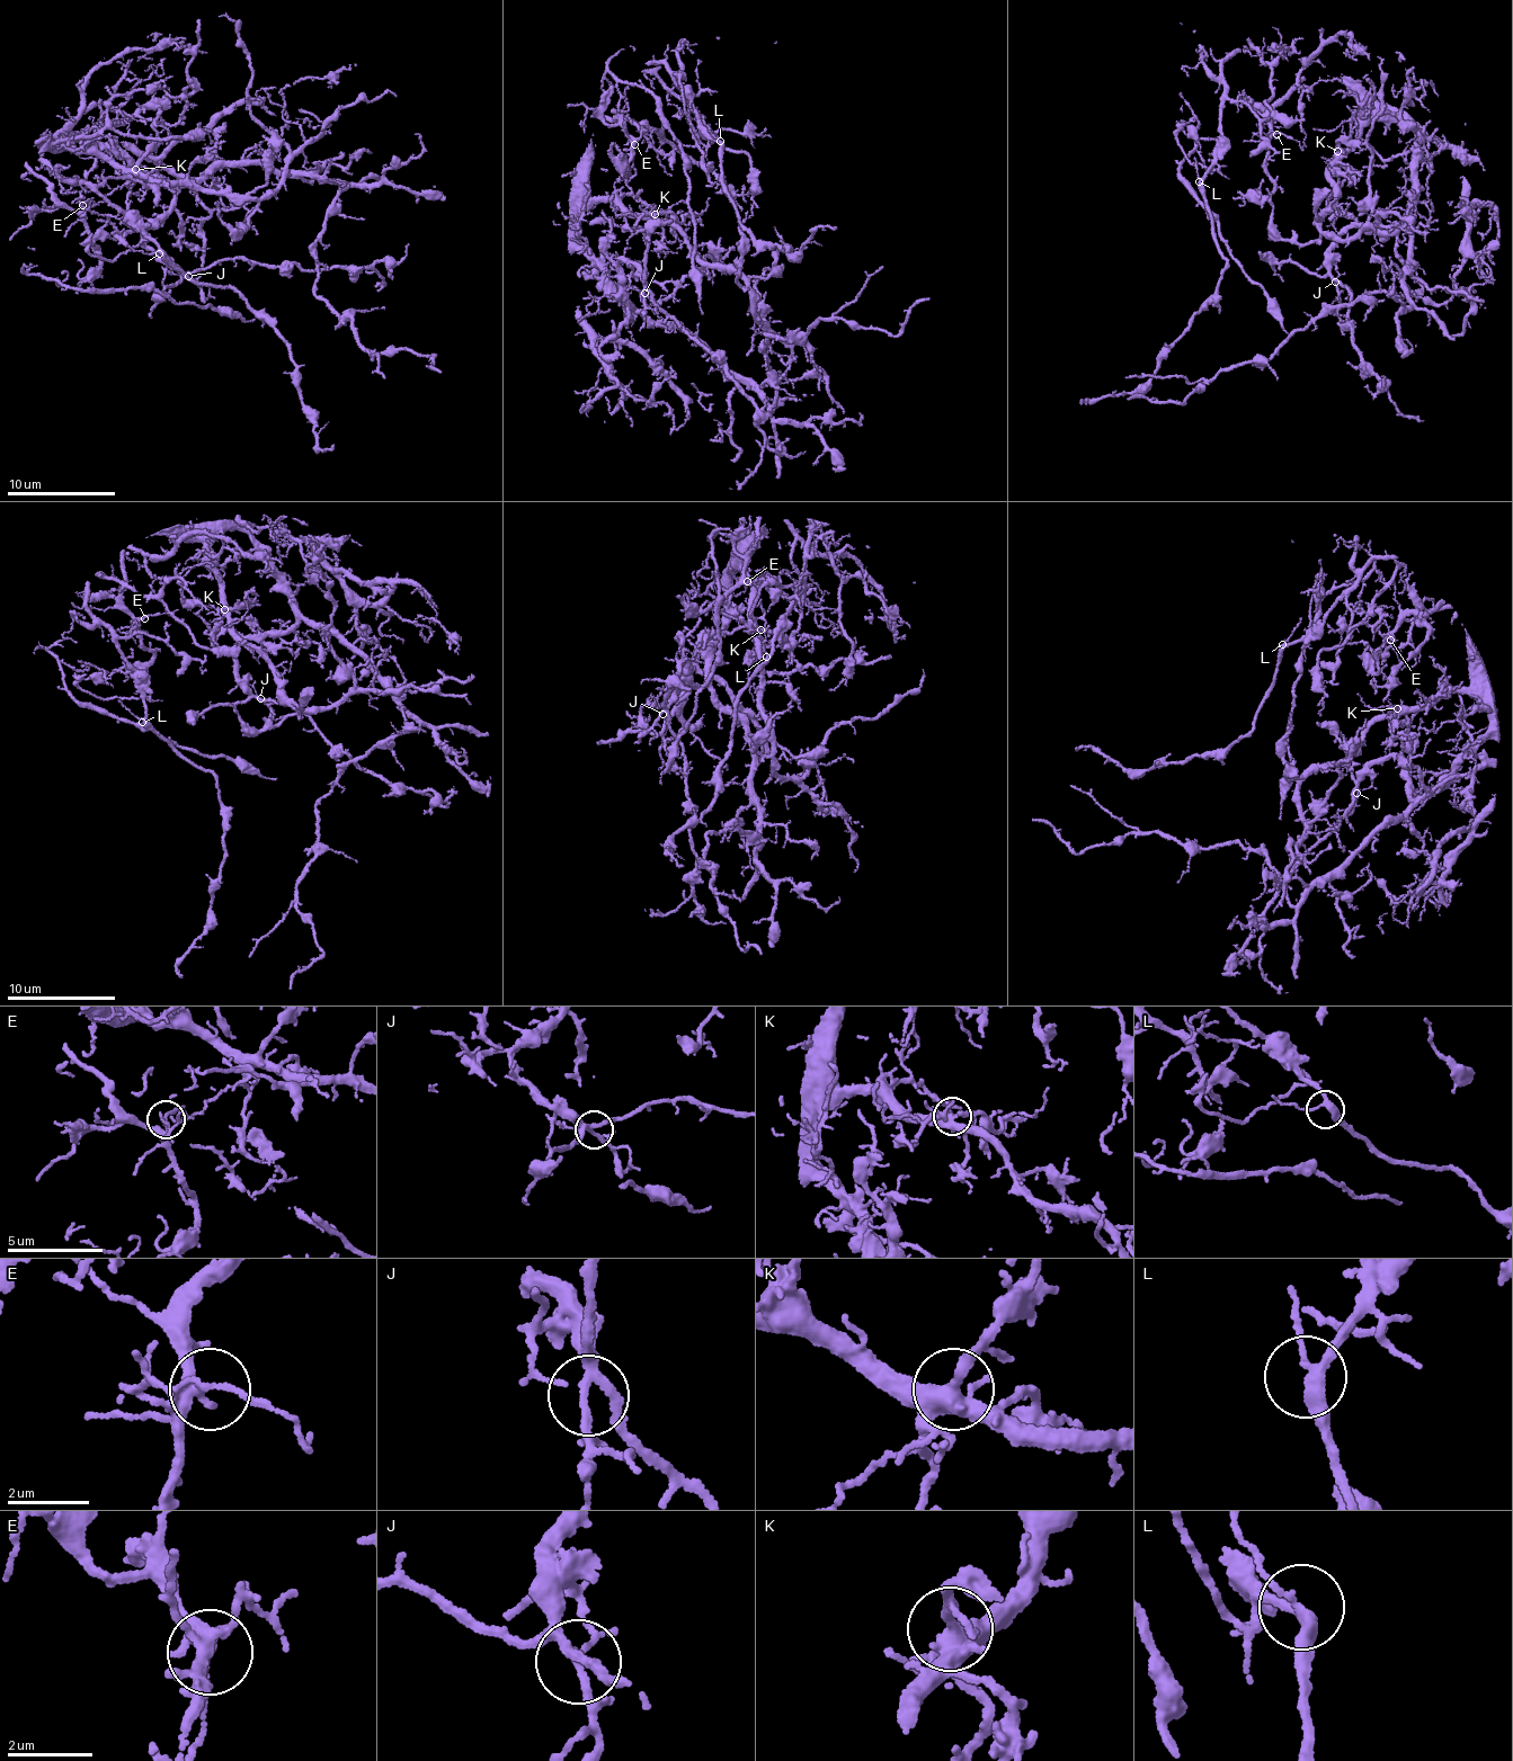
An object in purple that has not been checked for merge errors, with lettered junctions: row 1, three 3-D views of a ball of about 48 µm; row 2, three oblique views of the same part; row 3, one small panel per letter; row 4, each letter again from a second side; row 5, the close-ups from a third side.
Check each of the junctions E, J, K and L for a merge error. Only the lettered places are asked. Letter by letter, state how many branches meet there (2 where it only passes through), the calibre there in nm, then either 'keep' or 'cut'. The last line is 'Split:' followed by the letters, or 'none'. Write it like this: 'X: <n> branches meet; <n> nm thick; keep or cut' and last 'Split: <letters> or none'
E: 2 branches meet; 130 nm thick; keep
J: 4 branches meet; 200 nm thick; keep
K: 5 branches meet; 400 nm thick; keep
L: 3 branches meet; 280 nm thick; keep
Split: none

